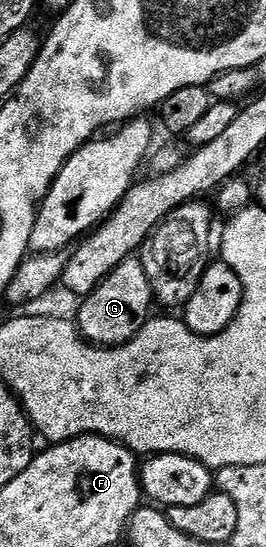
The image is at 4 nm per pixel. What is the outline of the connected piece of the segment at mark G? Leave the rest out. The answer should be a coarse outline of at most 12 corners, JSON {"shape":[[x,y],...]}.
{"shape":[[142,257],[121,260],[80,302],[88,342],[124,346],[148,322]]}

